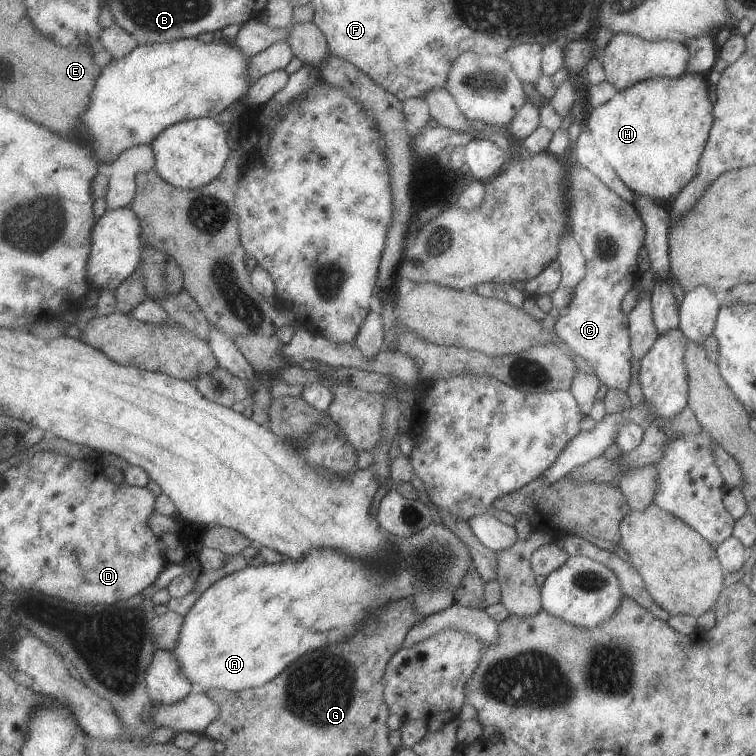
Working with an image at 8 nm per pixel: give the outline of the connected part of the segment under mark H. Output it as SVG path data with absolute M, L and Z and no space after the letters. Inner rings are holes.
M685 73L681 78L643 80L617 91L611 100L589 112L587 128L598 154L629 191L653 202L665 202L673 194L679 193L697 174L699 158L713 121L708 87L707 75L702 74Z

